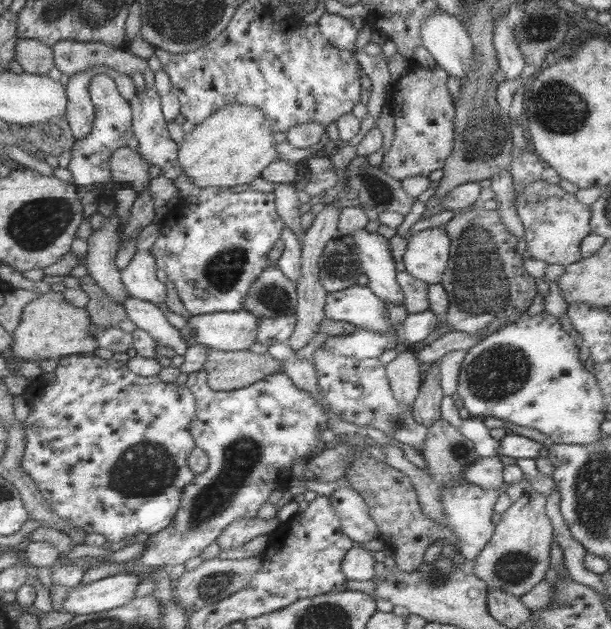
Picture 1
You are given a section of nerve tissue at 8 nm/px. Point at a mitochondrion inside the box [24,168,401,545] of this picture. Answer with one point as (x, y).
(241, 457)

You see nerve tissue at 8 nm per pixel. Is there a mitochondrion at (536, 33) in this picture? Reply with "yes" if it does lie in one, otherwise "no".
yes

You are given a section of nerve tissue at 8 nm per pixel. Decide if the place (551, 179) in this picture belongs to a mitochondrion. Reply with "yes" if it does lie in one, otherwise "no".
no

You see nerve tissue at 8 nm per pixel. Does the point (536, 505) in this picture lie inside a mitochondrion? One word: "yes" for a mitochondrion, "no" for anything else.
no

